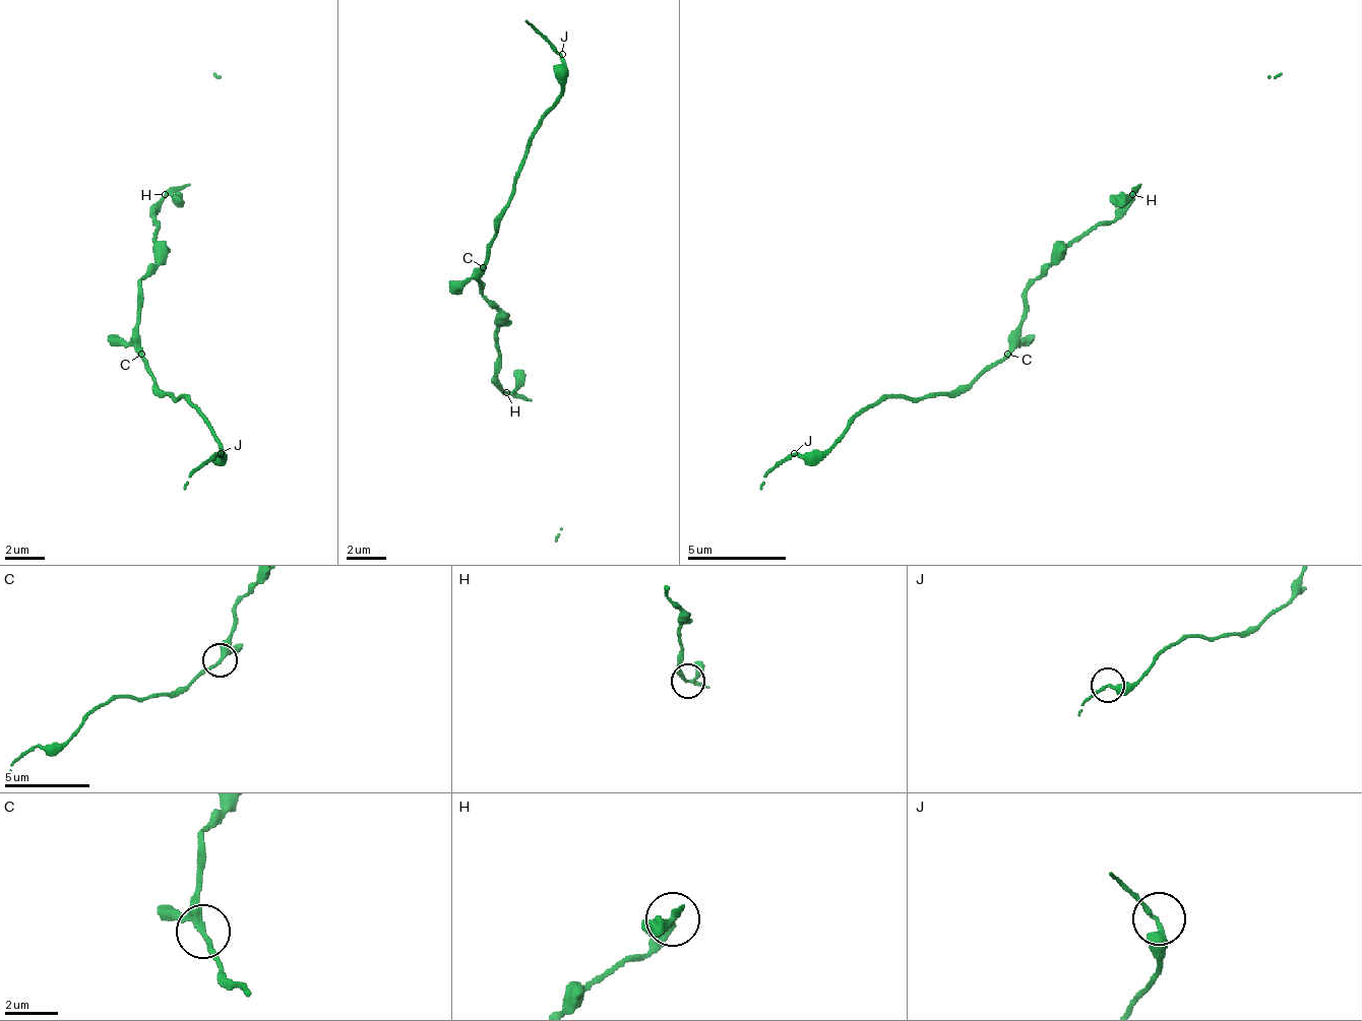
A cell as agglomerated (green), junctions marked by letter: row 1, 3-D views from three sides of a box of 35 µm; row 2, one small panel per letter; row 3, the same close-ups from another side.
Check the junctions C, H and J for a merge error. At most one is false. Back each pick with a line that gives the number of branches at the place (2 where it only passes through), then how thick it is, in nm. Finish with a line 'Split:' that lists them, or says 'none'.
Split: none

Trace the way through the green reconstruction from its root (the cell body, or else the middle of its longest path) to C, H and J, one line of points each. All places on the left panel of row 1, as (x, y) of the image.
C: (141, 314), (136, 324), (136, 349), (141, 354)
H: (141, 314), (141, 279), (157, 265), (157, 205), (166, 195)
J: (141, 314), (136, 324), (136, 349), (146, 359), (151, 379), (171, 398), (186, 398), (205, 419), (221, 453)

